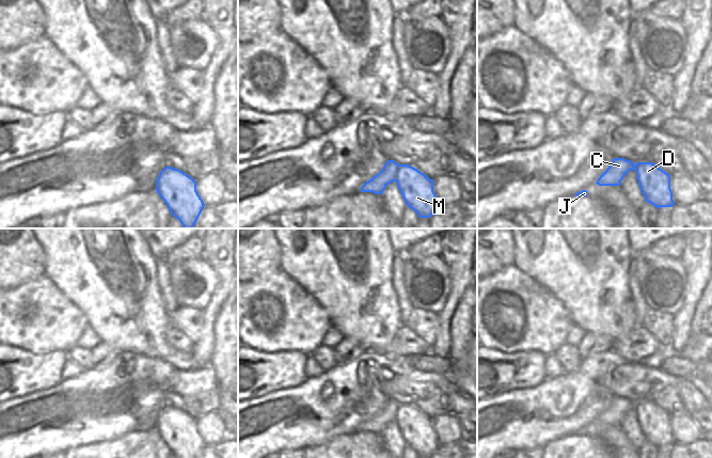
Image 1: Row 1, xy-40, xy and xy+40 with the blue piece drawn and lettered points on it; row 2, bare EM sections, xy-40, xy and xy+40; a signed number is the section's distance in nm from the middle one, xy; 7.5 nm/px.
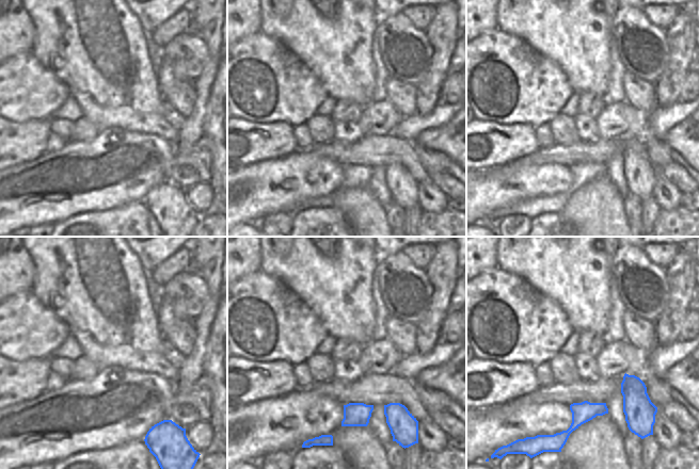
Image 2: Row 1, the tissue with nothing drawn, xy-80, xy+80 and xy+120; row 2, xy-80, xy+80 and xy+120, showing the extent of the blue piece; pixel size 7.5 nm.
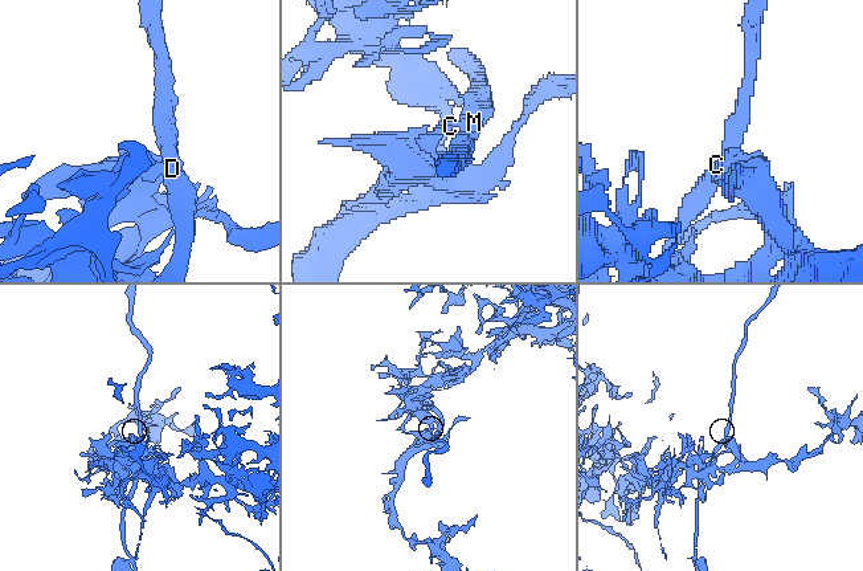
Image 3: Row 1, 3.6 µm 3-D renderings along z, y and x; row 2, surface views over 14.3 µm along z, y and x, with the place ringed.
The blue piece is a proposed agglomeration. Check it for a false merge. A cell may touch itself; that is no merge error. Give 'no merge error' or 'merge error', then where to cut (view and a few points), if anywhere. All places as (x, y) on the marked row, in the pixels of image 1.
merge error; cut xy (399, 164), (394, 180)

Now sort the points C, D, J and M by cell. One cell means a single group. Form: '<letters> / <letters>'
C J / D M

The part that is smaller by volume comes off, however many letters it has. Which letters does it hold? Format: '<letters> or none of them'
D, M

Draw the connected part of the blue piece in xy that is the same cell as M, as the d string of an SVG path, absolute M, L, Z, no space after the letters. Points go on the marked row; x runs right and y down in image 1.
M399 164L397 187L406 202L418 218L430 218L440 206L433 191L433 179L409 164Z

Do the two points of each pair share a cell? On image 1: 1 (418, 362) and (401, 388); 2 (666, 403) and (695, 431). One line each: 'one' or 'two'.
1: two
2: two

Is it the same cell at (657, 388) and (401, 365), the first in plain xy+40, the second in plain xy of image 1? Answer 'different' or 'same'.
different

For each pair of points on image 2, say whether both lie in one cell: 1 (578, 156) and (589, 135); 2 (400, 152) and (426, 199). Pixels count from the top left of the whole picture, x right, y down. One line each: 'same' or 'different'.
1: different
2: different

